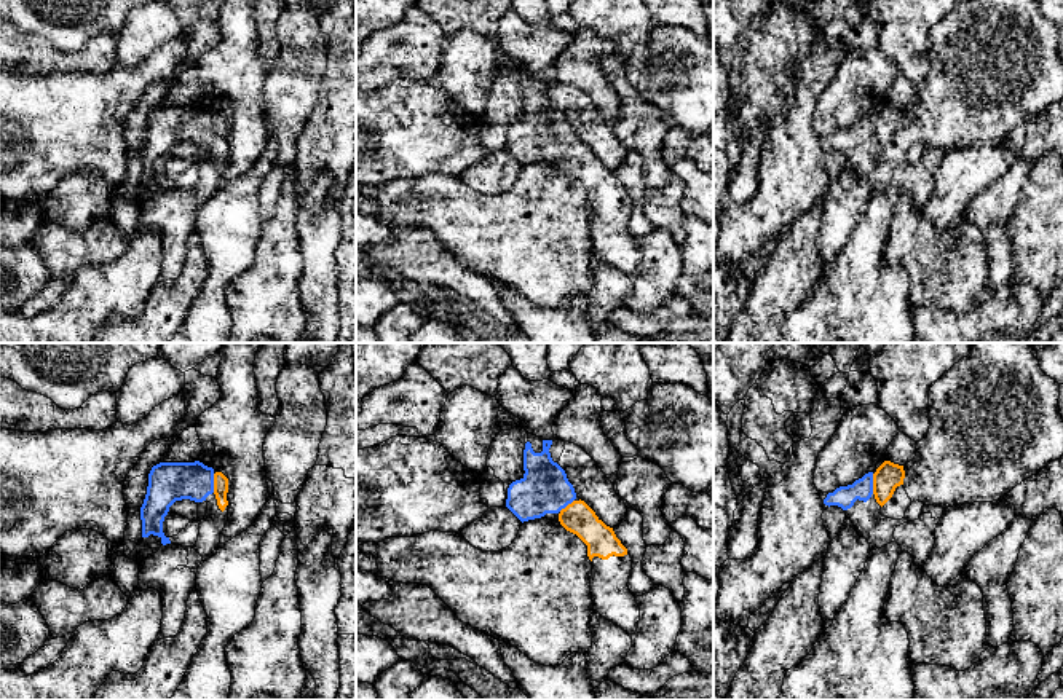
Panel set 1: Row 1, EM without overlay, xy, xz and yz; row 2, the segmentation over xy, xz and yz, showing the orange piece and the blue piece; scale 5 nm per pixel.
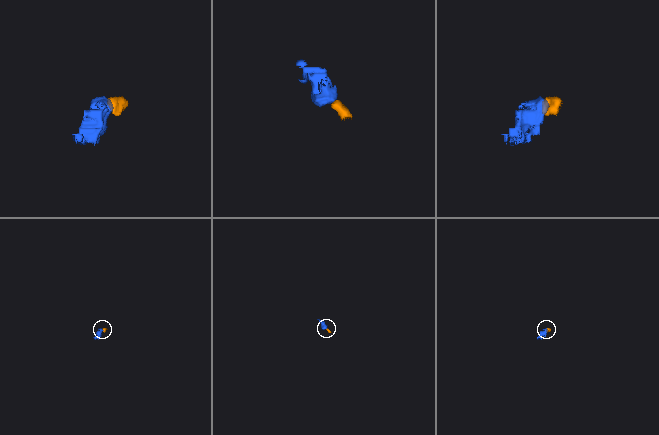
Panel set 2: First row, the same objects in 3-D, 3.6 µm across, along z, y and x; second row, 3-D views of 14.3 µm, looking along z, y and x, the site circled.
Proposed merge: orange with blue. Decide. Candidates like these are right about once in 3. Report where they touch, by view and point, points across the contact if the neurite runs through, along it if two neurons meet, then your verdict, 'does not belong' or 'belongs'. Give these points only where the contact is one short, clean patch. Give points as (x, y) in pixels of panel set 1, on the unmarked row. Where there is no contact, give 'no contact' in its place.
yz (873, 126) | across yz (889, 118), (881, 126), (873, 126), (845, 139) | belongs

